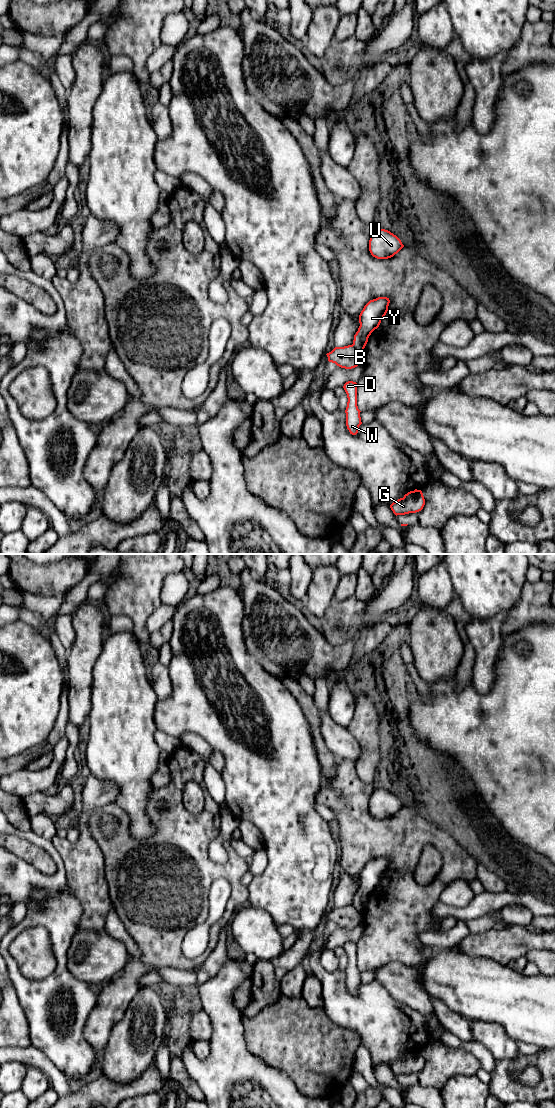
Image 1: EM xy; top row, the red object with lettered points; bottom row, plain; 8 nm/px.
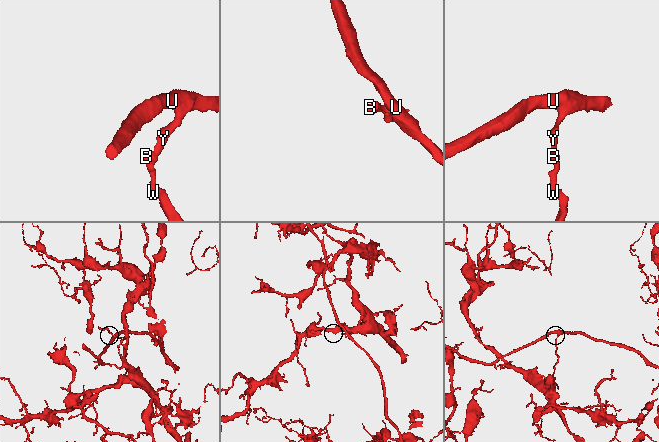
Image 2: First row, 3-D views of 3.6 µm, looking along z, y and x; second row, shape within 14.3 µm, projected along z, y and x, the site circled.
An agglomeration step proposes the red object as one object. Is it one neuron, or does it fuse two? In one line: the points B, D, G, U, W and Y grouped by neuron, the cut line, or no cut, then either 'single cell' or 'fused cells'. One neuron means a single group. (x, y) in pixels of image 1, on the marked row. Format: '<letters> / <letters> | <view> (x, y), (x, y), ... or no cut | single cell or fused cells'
B D G W / U Y | xy (352, 344), (361, 353) | fused cells

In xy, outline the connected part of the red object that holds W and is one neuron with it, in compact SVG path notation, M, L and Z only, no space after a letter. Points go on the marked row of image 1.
M348 381L343 386L348 402L345 410L346 413L346 426L350 434L356 435L358 433L359 426L362 424L360 417L360 410L357 406L357 383Z

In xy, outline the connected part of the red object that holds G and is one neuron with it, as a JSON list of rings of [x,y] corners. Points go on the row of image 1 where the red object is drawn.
[[[415,489],[405,494],[403,498],[393,502],[390,508],[397,516],[419,512],[423,509],[424,505],[425,499],[422,491]]]

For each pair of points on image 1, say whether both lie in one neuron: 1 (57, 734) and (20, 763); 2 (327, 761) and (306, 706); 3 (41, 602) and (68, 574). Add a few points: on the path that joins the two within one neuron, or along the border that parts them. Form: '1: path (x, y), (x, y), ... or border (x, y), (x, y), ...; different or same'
1: path (49, 743), (44, 748), (29, 755); same
2: path (320, 747), (314, 720); same
3: border (24, 590), (37, 595), (65, 596); different

